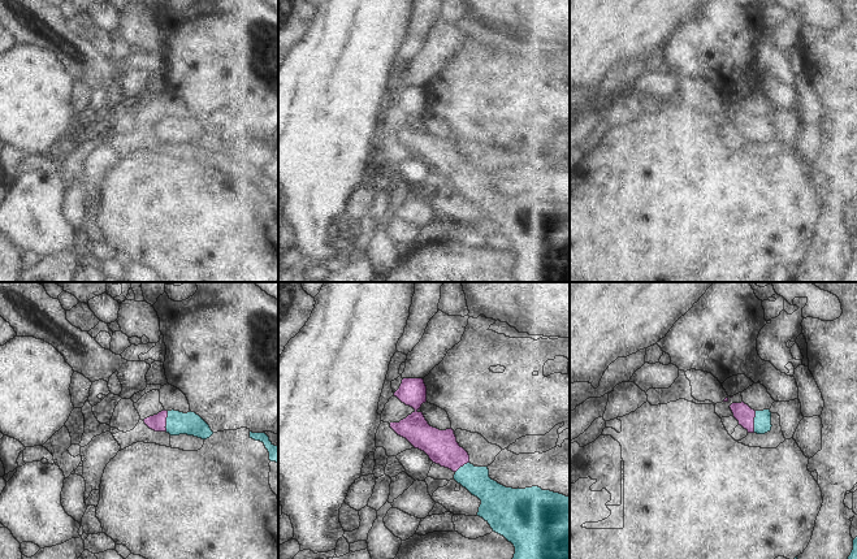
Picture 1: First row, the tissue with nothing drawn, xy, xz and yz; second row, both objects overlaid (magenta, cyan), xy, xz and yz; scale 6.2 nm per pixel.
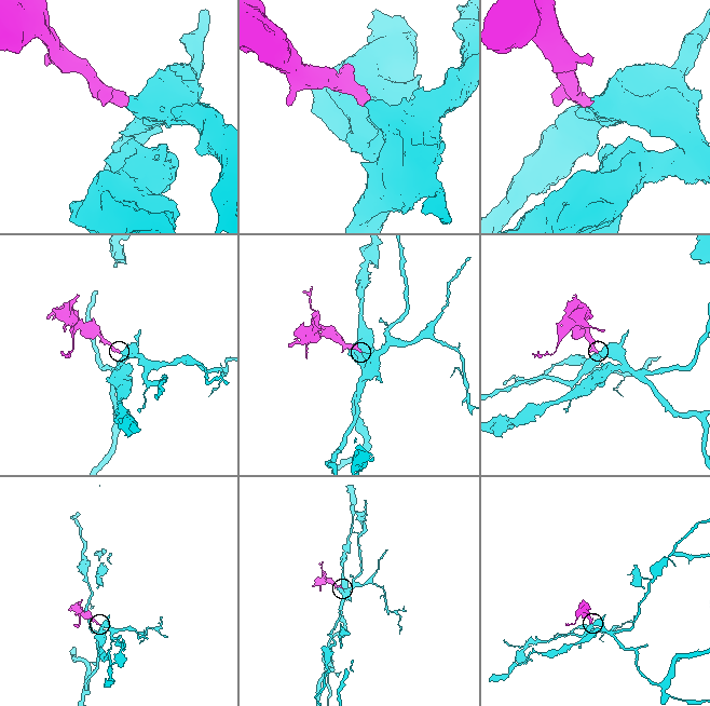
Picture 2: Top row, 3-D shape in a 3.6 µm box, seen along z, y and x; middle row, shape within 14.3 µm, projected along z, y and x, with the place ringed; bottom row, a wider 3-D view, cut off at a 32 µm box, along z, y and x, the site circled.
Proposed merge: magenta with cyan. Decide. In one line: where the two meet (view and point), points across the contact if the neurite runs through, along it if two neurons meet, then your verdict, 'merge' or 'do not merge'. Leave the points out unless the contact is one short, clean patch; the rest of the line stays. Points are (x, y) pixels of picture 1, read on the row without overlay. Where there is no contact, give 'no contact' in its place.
contact yz (753, 130); way yz (741, 121), (753, 130), (762, 130); merge

